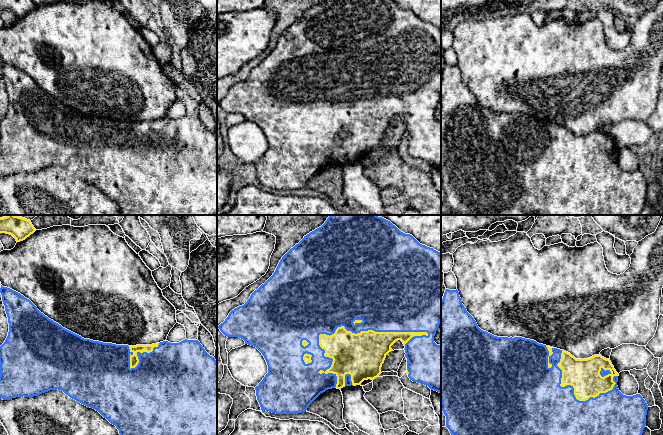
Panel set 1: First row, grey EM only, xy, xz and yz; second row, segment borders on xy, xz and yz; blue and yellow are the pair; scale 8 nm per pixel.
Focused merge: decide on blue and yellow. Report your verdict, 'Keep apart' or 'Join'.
Join

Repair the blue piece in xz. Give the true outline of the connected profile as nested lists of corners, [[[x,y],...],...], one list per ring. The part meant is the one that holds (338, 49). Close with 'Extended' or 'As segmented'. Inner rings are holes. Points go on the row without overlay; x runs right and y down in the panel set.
[[[323,0],[310,8],[291,24],[280,36],[273,51],[255,66],[247,78],[232,86],[218,104],[227,113],[239,113],[245,120],[256,123],[264,132],[268,149],[255,163],[261,186],[276,190],[298,190],[328,165],[361,161],[364,156],[374,156],[381,150],[386,131],[393,127],[391,122],[401,116],[407,134],[406,149],[410,156],[428,162],[441,169],[441,121],[434,118],[434,112],[441,98],[441,29],[420,20],[412,11],[401,8],[393,0]]]. Extended

